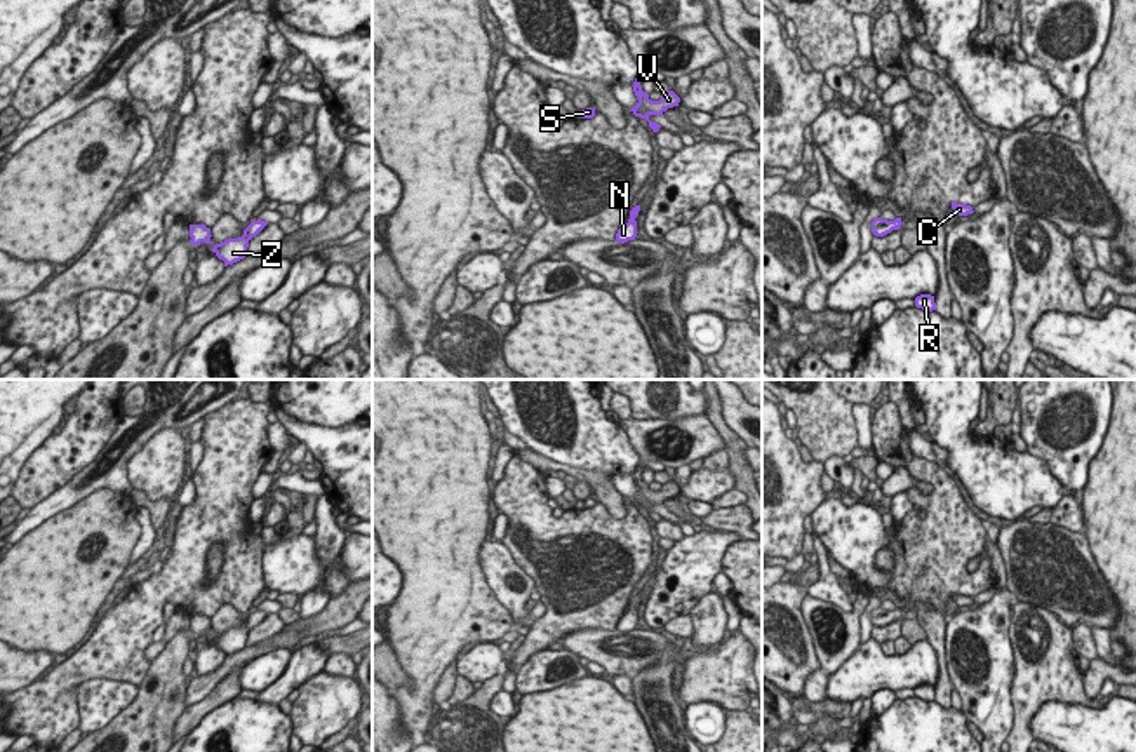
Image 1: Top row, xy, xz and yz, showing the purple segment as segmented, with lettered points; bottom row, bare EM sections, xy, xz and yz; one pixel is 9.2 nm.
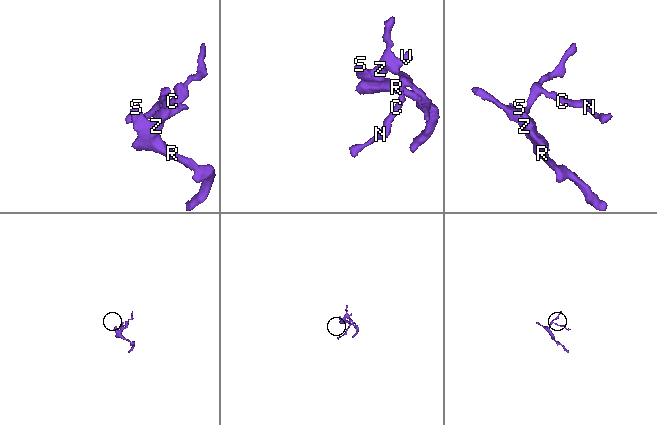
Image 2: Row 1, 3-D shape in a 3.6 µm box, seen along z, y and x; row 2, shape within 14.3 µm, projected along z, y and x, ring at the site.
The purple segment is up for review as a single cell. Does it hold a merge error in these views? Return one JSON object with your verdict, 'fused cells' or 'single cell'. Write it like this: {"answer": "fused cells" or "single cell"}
{"answer": "single cell"}

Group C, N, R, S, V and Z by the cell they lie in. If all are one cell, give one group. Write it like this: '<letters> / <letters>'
C N R S V Z

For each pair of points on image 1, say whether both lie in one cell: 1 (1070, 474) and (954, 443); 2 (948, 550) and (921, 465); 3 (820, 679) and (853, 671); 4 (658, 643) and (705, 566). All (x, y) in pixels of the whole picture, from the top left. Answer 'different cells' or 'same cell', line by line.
1: different cells
2: same cell
3: different cells
4: same cell

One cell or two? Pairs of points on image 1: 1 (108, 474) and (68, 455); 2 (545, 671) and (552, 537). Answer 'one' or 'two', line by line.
1: two
2: two

